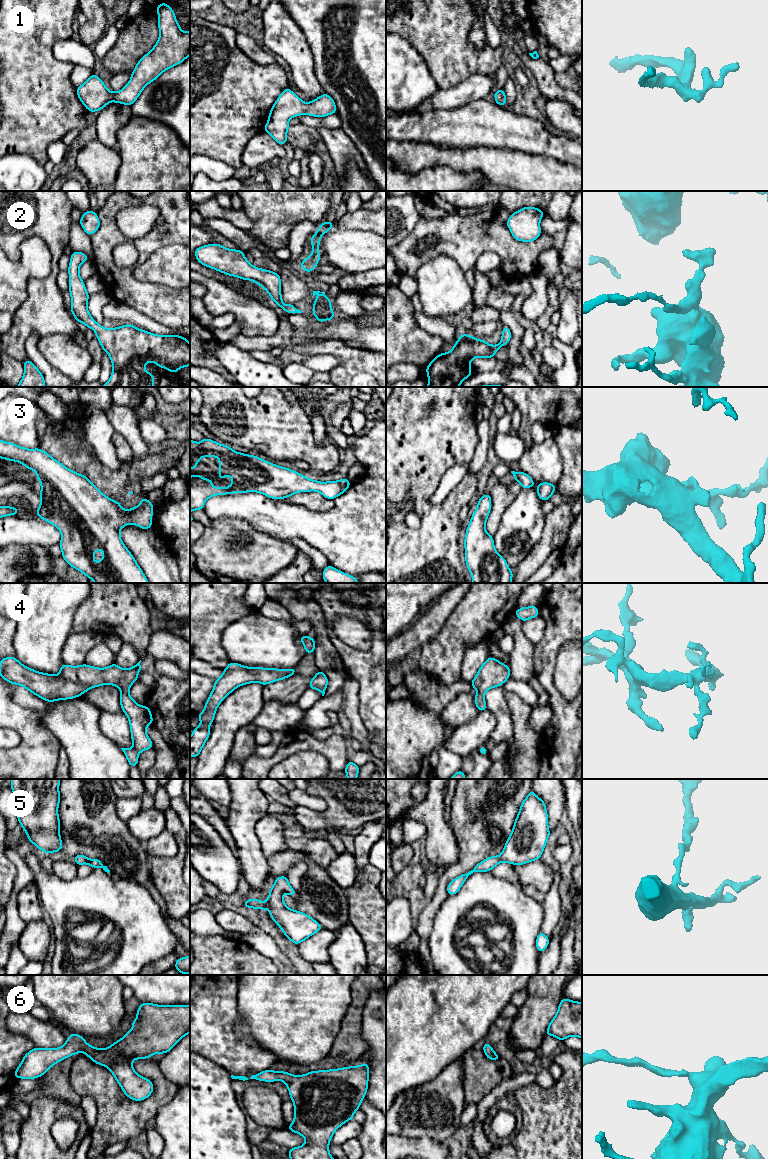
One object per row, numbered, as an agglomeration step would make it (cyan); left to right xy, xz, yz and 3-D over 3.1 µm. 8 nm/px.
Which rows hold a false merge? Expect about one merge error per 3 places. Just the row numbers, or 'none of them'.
none of them

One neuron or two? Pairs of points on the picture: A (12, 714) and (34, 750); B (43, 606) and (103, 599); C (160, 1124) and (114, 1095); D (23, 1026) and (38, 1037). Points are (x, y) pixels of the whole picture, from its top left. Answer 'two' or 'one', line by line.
A: one
B: two
C: two
D: one

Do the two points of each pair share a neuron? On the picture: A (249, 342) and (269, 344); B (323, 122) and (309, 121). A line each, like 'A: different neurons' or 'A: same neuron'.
A: same neuron
B: same neuron

